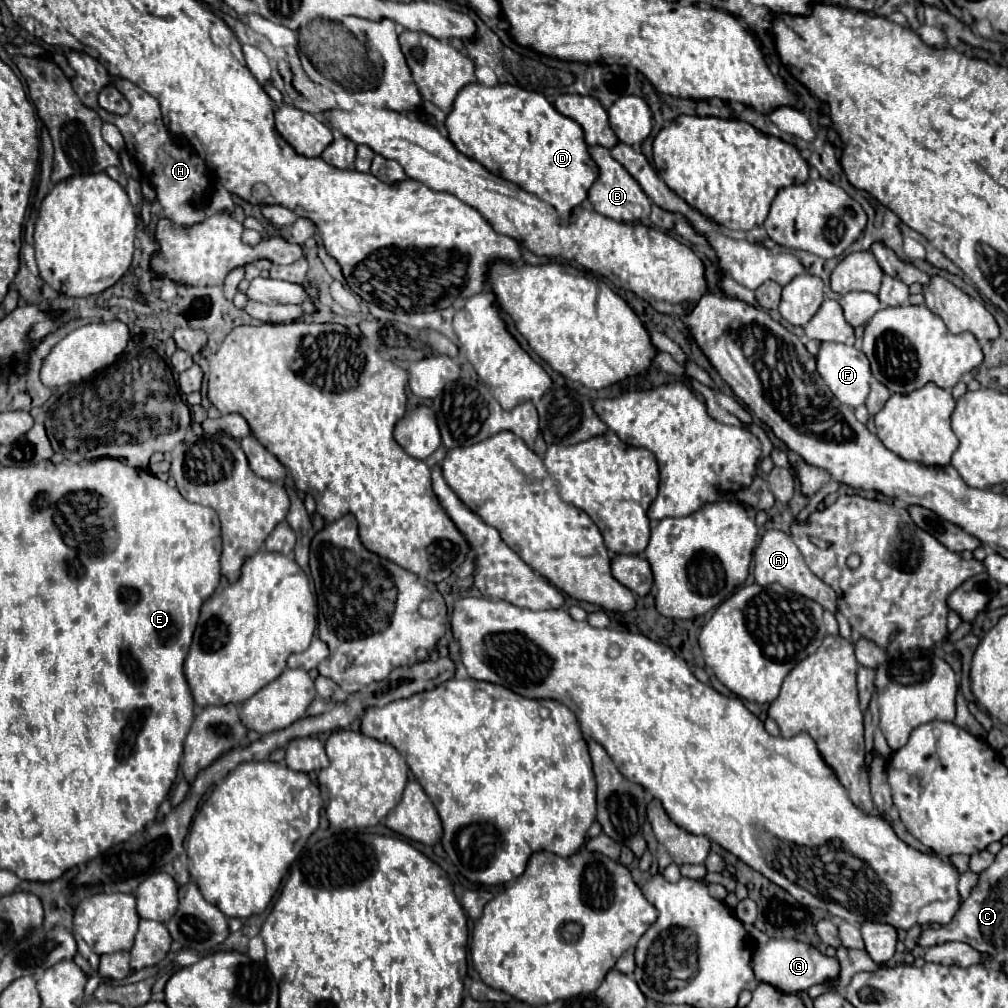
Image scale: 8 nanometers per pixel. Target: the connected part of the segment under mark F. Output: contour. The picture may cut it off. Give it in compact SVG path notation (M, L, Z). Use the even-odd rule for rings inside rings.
M821 343L819 353L817 353L817 371L823 377L823 381L827 383L827 387L831 389L831 393L849 407L861 407L867 401L867 393L871 391L869 381L871 381L871 367L869 361L865 357L863 351L849 347L849 345L841 345L841 343Z

